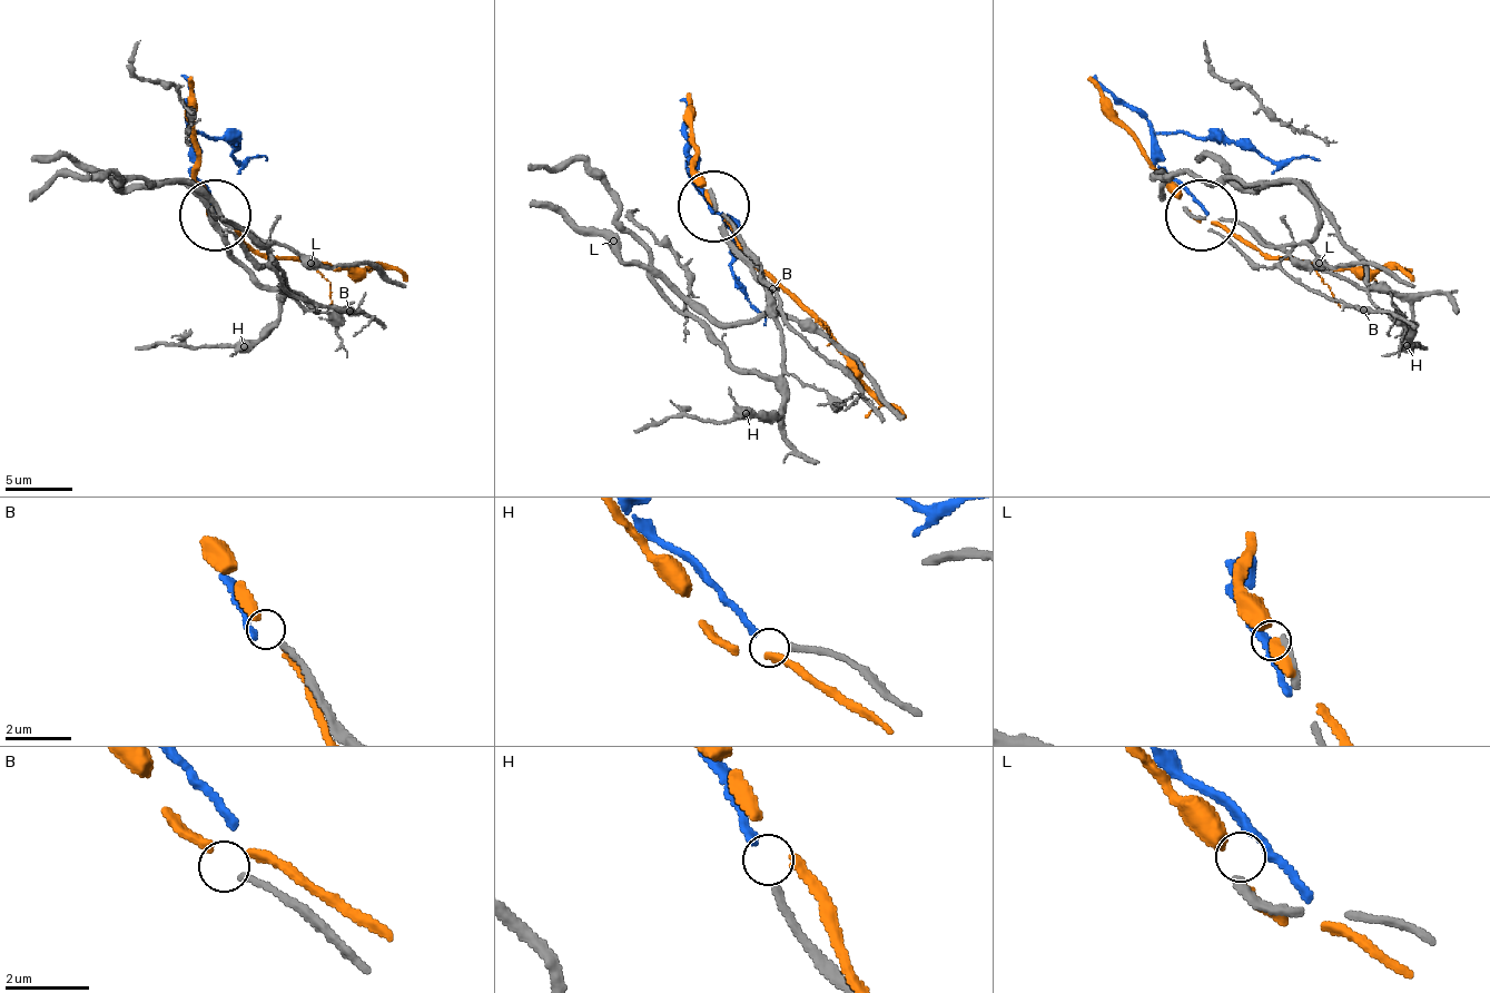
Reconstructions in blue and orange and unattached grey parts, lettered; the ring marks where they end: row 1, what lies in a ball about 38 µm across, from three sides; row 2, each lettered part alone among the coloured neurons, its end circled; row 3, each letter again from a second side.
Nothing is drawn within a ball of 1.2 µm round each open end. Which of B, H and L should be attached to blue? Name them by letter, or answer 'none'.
H

